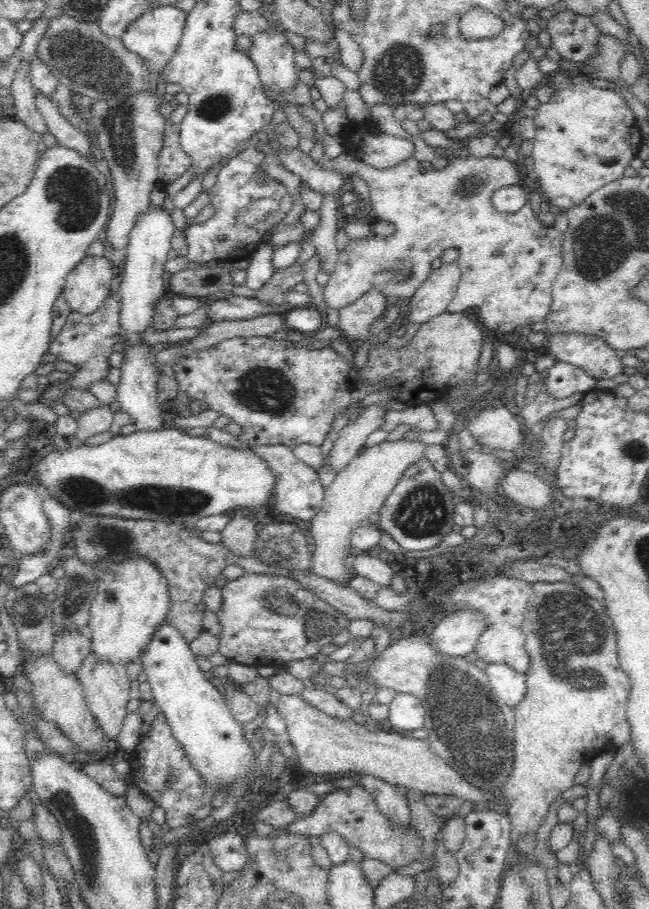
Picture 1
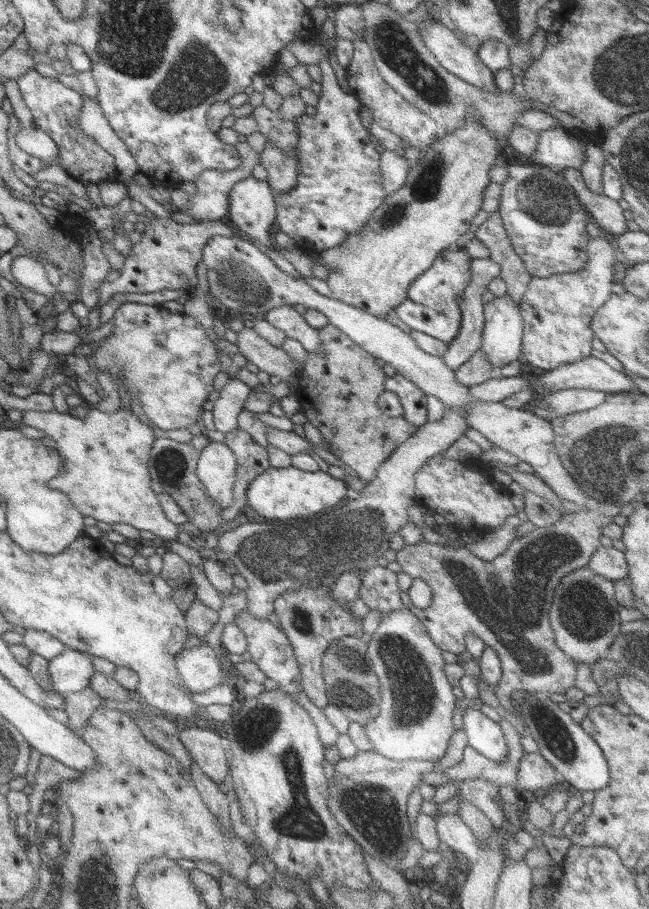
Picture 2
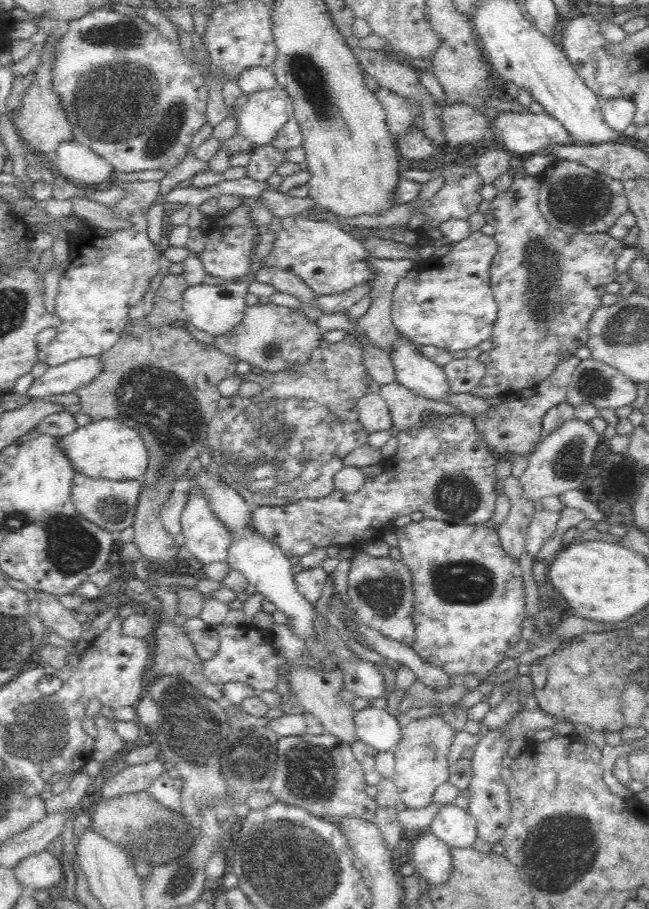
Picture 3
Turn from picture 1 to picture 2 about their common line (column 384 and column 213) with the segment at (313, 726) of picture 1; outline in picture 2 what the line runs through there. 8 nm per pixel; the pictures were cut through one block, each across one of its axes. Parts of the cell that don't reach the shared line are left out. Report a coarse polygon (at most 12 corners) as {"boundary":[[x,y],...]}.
{"boundary":[[181,725],[176,738],[201,773],[219,785],[229,773],[212,726]]}

